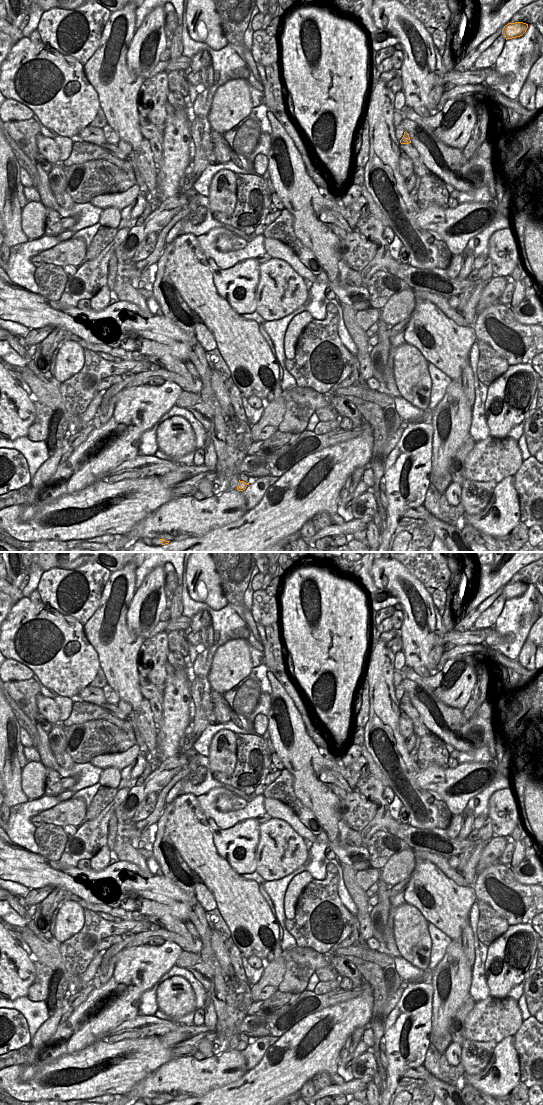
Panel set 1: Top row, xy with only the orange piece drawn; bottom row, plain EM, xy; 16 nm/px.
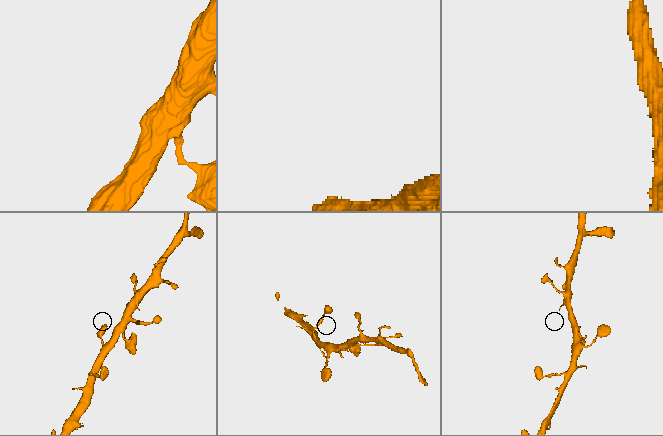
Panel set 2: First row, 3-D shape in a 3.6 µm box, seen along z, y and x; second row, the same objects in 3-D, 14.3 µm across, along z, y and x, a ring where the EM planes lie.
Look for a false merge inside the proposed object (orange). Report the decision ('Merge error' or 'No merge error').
No merge error.

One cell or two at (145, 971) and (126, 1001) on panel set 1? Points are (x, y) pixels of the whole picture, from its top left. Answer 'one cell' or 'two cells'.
one cell

